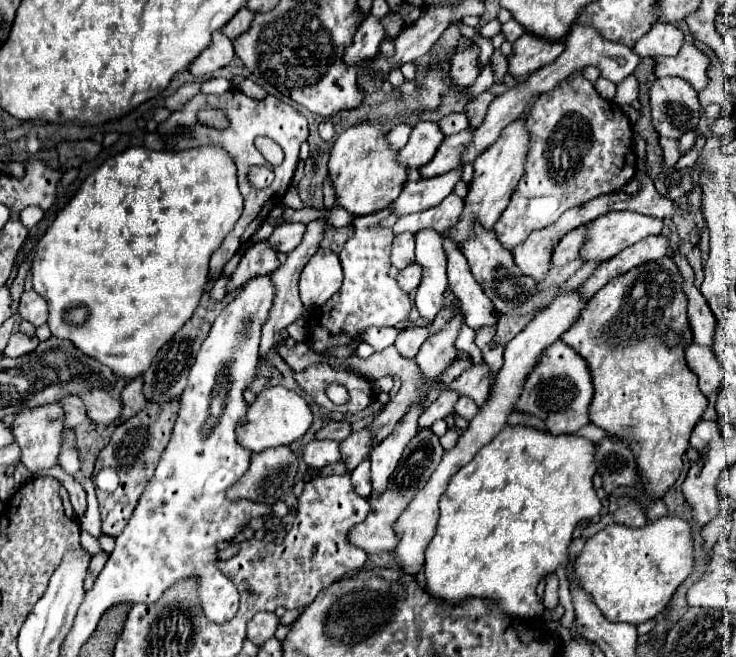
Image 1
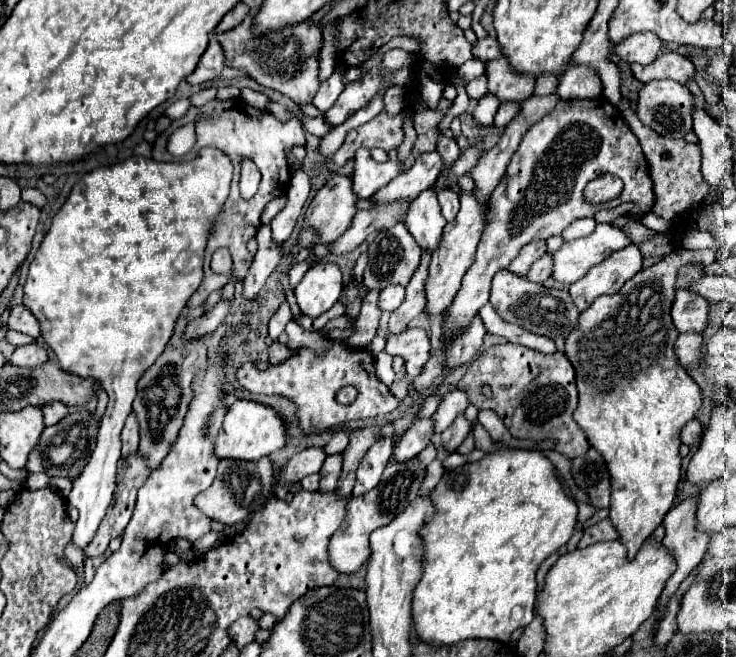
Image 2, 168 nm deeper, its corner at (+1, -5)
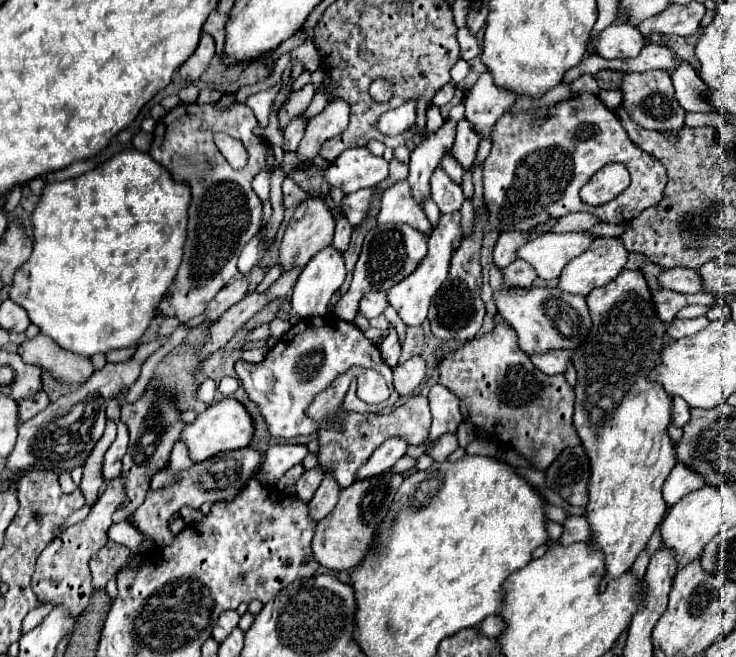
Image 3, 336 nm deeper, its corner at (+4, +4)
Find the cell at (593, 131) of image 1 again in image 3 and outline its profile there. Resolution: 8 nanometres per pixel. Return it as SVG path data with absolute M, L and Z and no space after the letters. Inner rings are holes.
M582 93L556 103L544 117L536 117L530 111L506 111L492 129L492 151L484 161L484 201L490 213L490 225L496 233L532 231L552 217L560 219L574 211L594 213L608 223L628 223L644 209L656 205L662 199L664 187L664 165L638 149L638 145L626 137L614 111L592 93ZM614 161L626 165L632 183L604 205L586 205L578 191L592 173Z

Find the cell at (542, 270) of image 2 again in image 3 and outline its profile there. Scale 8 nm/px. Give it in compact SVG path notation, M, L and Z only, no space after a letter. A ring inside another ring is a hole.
M516 259L512 265L504 269L504 279L512 287L530 287L538 275L530 269L528 261Z

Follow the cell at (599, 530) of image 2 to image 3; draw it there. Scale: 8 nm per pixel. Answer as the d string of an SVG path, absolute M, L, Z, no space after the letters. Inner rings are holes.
M568 517L564 523L564 533L560 537L562 545L572 545L576 541L590 541L592 539L592 531L590 531L590 523L586 517Z

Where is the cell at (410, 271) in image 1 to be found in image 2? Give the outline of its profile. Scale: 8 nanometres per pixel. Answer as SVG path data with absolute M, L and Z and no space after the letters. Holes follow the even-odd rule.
M387 286L379 294L379 310L381 312L393 312L401 306L403 298L405 298L405 288L403 286Z

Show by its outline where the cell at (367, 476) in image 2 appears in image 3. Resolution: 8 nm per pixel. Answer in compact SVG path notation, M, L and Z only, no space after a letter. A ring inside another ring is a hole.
M352 367L344 375L336 377L332 385L320 393L314 403L308 407L308 415L318 421L318 441L320 441L320 465L330 471L334 469L336 481L340 487L348 487L356 481L358 469L370 459L370 455L388 439L394 435L404 435L404 431L410 431L410 445L420 445L430 429L430 409L428 409L428 399L424 395L414 395L408 397L402 407L398 407L392 413L386 415L364 415L364 413L350 413L340 409L340 403L348 391L348 383L354 379L358 383L368 383L368 375L374 375L370 369L362 367Z

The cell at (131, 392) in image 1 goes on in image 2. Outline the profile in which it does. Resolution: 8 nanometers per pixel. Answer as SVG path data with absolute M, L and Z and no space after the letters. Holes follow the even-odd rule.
M129 414L127 422L123 426L121 442L123 442L123 450L121 450L123 458L131 456L137 450L137 444L139 444L139 426L137 426L137 418L133 418L133 414Z

